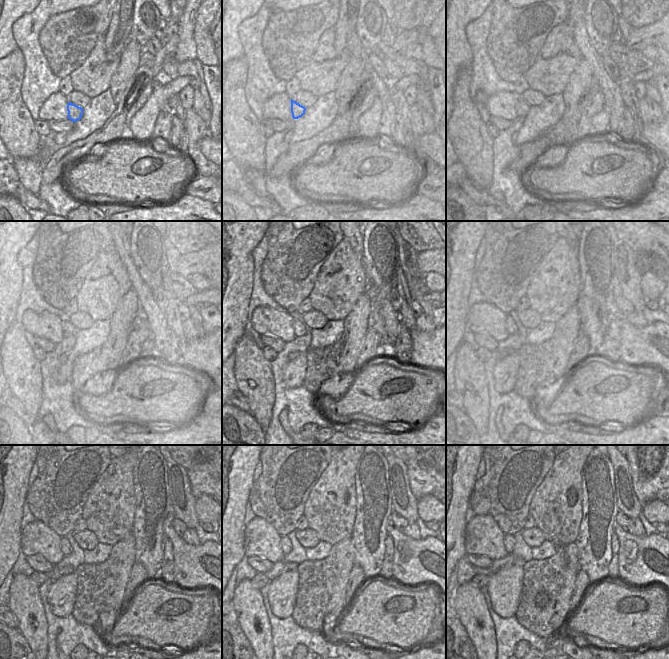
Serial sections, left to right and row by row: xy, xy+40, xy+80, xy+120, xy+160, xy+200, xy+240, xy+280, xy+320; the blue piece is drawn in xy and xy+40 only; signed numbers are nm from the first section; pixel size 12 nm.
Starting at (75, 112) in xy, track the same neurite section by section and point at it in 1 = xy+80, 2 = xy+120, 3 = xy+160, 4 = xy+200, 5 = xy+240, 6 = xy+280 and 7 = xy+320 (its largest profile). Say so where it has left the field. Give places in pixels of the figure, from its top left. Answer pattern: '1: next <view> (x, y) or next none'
1: next xy+80 (522, 108)
2: next xy+120 (69, 329)
3: next xy+160 (295, 327)
4: next xy+200 (511, 324)
5: next xy+240 (65, 546)
6: next xy+280 (286, 545)
7: next xy+320 (509, 541)

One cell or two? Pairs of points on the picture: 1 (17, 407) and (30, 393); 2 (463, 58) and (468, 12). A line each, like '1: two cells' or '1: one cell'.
1: two cells
2: one cell

